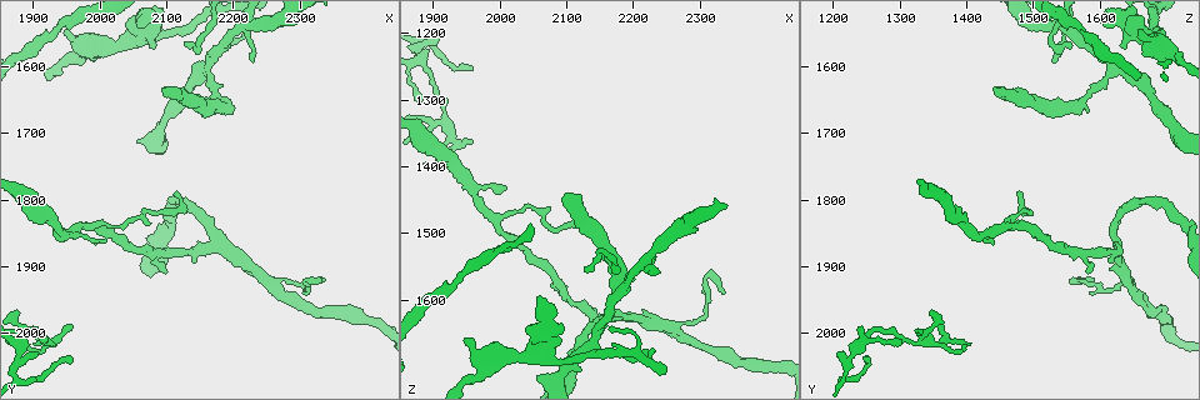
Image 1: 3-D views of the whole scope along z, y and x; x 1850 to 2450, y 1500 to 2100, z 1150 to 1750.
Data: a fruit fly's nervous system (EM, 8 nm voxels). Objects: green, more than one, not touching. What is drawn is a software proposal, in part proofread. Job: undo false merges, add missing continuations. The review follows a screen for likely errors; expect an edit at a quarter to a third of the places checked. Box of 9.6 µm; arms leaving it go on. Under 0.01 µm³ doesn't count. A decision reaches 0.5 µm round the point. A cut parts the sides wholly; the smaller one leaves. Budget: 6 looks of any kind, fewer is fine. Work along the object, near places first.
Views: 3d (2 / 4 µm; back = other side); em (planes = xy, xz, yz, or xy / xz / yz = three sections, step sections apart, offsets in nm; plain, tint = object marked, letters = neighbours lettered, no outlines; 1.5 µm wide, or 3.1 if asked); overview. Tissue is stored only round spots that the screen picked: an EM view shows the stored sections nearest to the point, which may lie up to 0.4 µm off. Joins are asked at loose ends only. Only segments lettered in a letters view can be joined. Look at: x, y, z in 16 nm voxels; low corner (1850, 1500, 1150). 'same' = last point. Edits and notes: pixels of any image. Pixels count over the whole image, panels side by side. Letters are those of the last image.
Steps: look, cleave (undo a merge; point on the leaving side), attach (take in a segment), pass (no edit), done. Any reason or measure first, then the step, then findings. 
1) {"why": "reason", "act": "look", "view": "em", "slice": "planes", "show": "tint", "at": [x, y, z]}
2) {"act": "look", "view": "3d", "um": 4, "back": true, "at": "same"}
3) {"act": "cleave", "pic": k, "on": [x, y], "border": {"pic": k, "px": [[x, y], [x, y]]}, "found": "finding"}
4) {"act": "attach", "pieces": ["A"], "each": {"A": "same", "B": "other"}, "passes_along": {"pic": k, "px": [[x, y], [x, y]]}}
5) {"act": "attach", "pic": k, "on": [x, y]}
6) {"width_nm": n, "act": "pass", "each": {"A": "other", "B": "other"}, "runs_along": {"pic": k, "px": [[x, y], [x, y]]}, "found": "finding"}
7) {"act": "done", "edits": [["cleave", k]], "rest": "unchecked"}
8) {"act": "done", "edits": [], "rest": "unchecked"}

{"why": "an open end", "act": "look", "view": "em", "slice": "yz", "step": 4, "show": "letters", "at": [2010, 1855, 1435]}

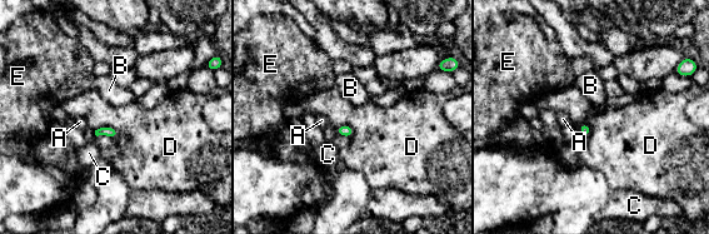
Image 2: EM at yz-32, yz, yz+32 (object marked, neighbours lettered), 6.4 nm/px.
{"longest_contact_nm": ["D", 170], "act": "pass", "each": {"A": "other", "B": "other", "C": "other", "D": "other", "E": "other"}, "found": "none of them fits"}

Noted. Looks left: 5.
{"why": "free end", "act": "look", "view": "em", "slice": "planes", "show": "tint", "at": [2335, 1920, 1590]}

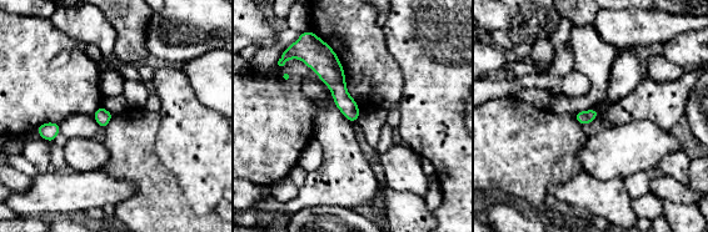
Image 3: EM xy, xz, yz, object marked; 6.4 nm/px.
{"act": "look", "view": "em", "slice": "planes", "show": "letters", "at": "same"}

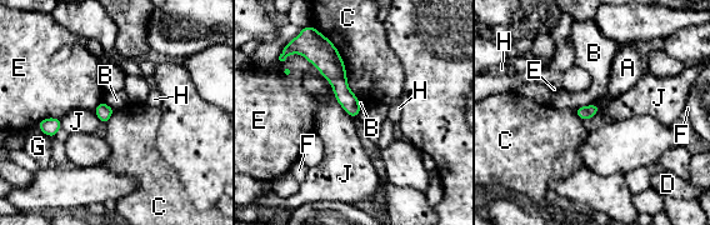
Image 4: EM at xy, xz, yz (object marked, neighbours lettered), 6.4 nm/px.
{"longest_contact_nm": ["E", 380], "act": "pass", "each": {"A": "other", "B": "other", "C": "other", "D": "other", "E": "other", "F": "other", "G": "other", "H": "other", "J": "other"}, "border": {"pic": 4, "px": [[333, 94], [338, 104], [353, 118]]}, "found": "none of them fits"}

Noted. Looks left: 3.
{"why": "three arms meet", "act": "look", "view": "3d", "um": 4, "at": [2215, 1540, 1540]}

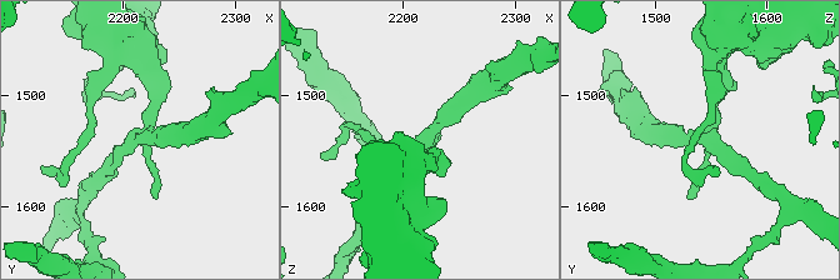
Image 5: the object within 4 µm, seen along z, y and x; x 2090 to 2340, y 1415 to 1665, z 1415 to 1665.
{"why": "shape alone is not enough", "act": "look", "view": "em", "slice": "xy", "step": 8, "show": "tint", "at": [2214, 1540, 1544]}

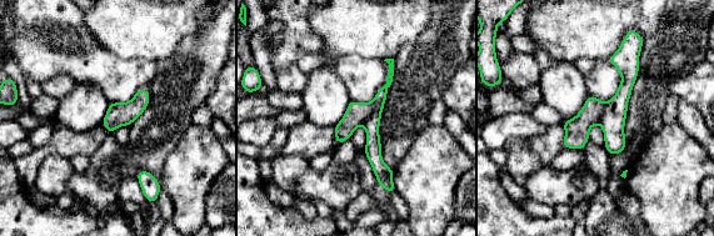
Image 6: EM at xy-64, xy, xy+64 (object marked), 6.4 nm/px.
{"act": "look", "view": "em", "slice": "planes", "show": "letters", "at": "same"}

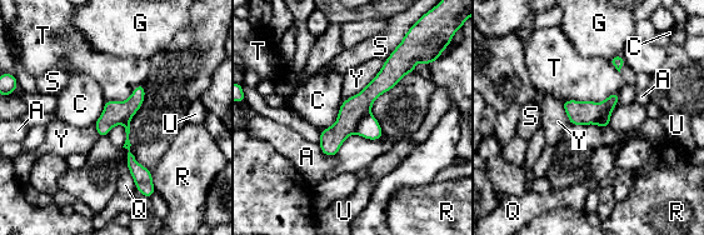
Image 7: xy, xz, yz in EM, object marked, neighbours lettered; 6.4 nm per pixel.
{"width_nm": 150, "act": "cleave", "pic": 7, "on": [369, 128], "each": {"A": "other", "C": "other", "G": "other", "Q": "other", "R": "other", "S": "other", "T": "other", "U": "other", "Y": "other"}, "border": {"pic": 7, "px": [[370, 113], [360, 120], [355, 131]]}, "found": "a second cell is stuck on"}

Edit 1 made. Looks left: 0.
{"act": "done", "edits": [["cleave", 7]], "rest": "unchecked"}

